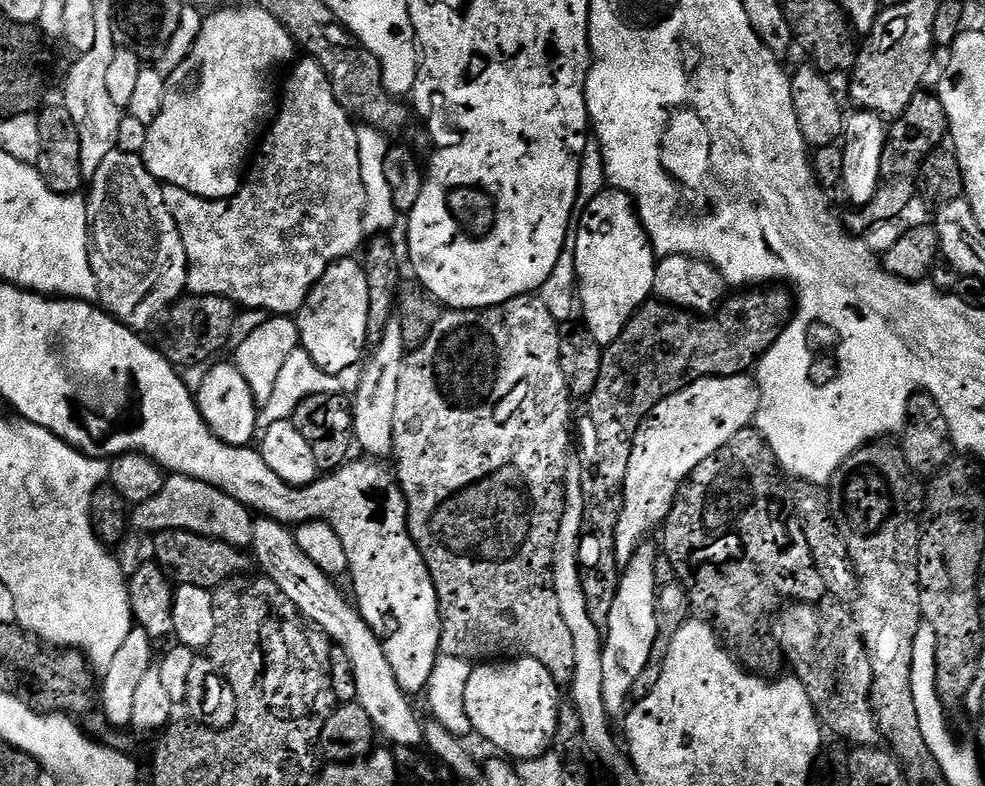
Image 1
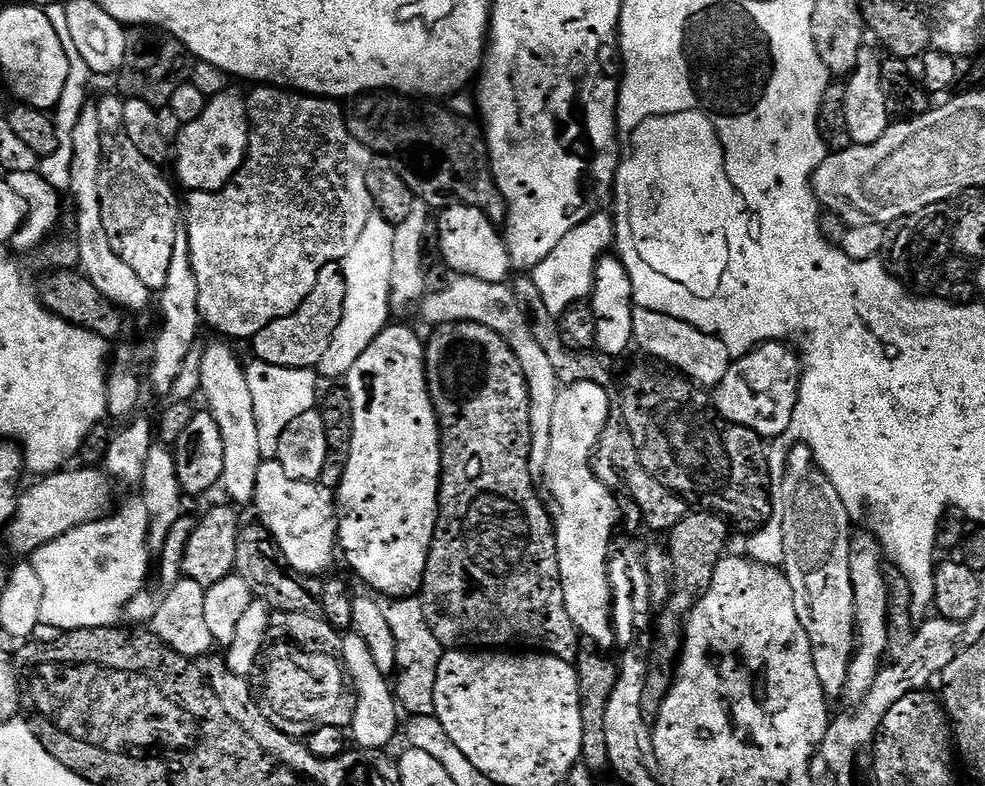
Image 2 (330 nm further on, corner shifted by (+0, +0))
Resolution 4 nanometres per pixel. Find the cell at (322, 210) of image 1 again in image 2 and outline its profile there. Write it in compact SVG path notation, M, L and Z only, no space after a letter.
M256 86L251 89L252 97L247 97L248 105L248 155L244 165L240 167L236 177L220 192L188 192L188 208L186 204L186 231L190 246L190 262L194 266L194 278L198 281L198 310L200 319L216 332L221 332L229 341L251 341L270 322L278 318L286 318L314 290L314 282L318 282L318 274L322 266L342 262L346 254L350 254L354 242L358 242L362 230L366 227L366 218L374 214L370 186L366 186L366 174L374 163L373 153L368 151L358 138L354 138L348 129L346 112L337 101L322 96L306 96L299 92L274 88L271 86Z

